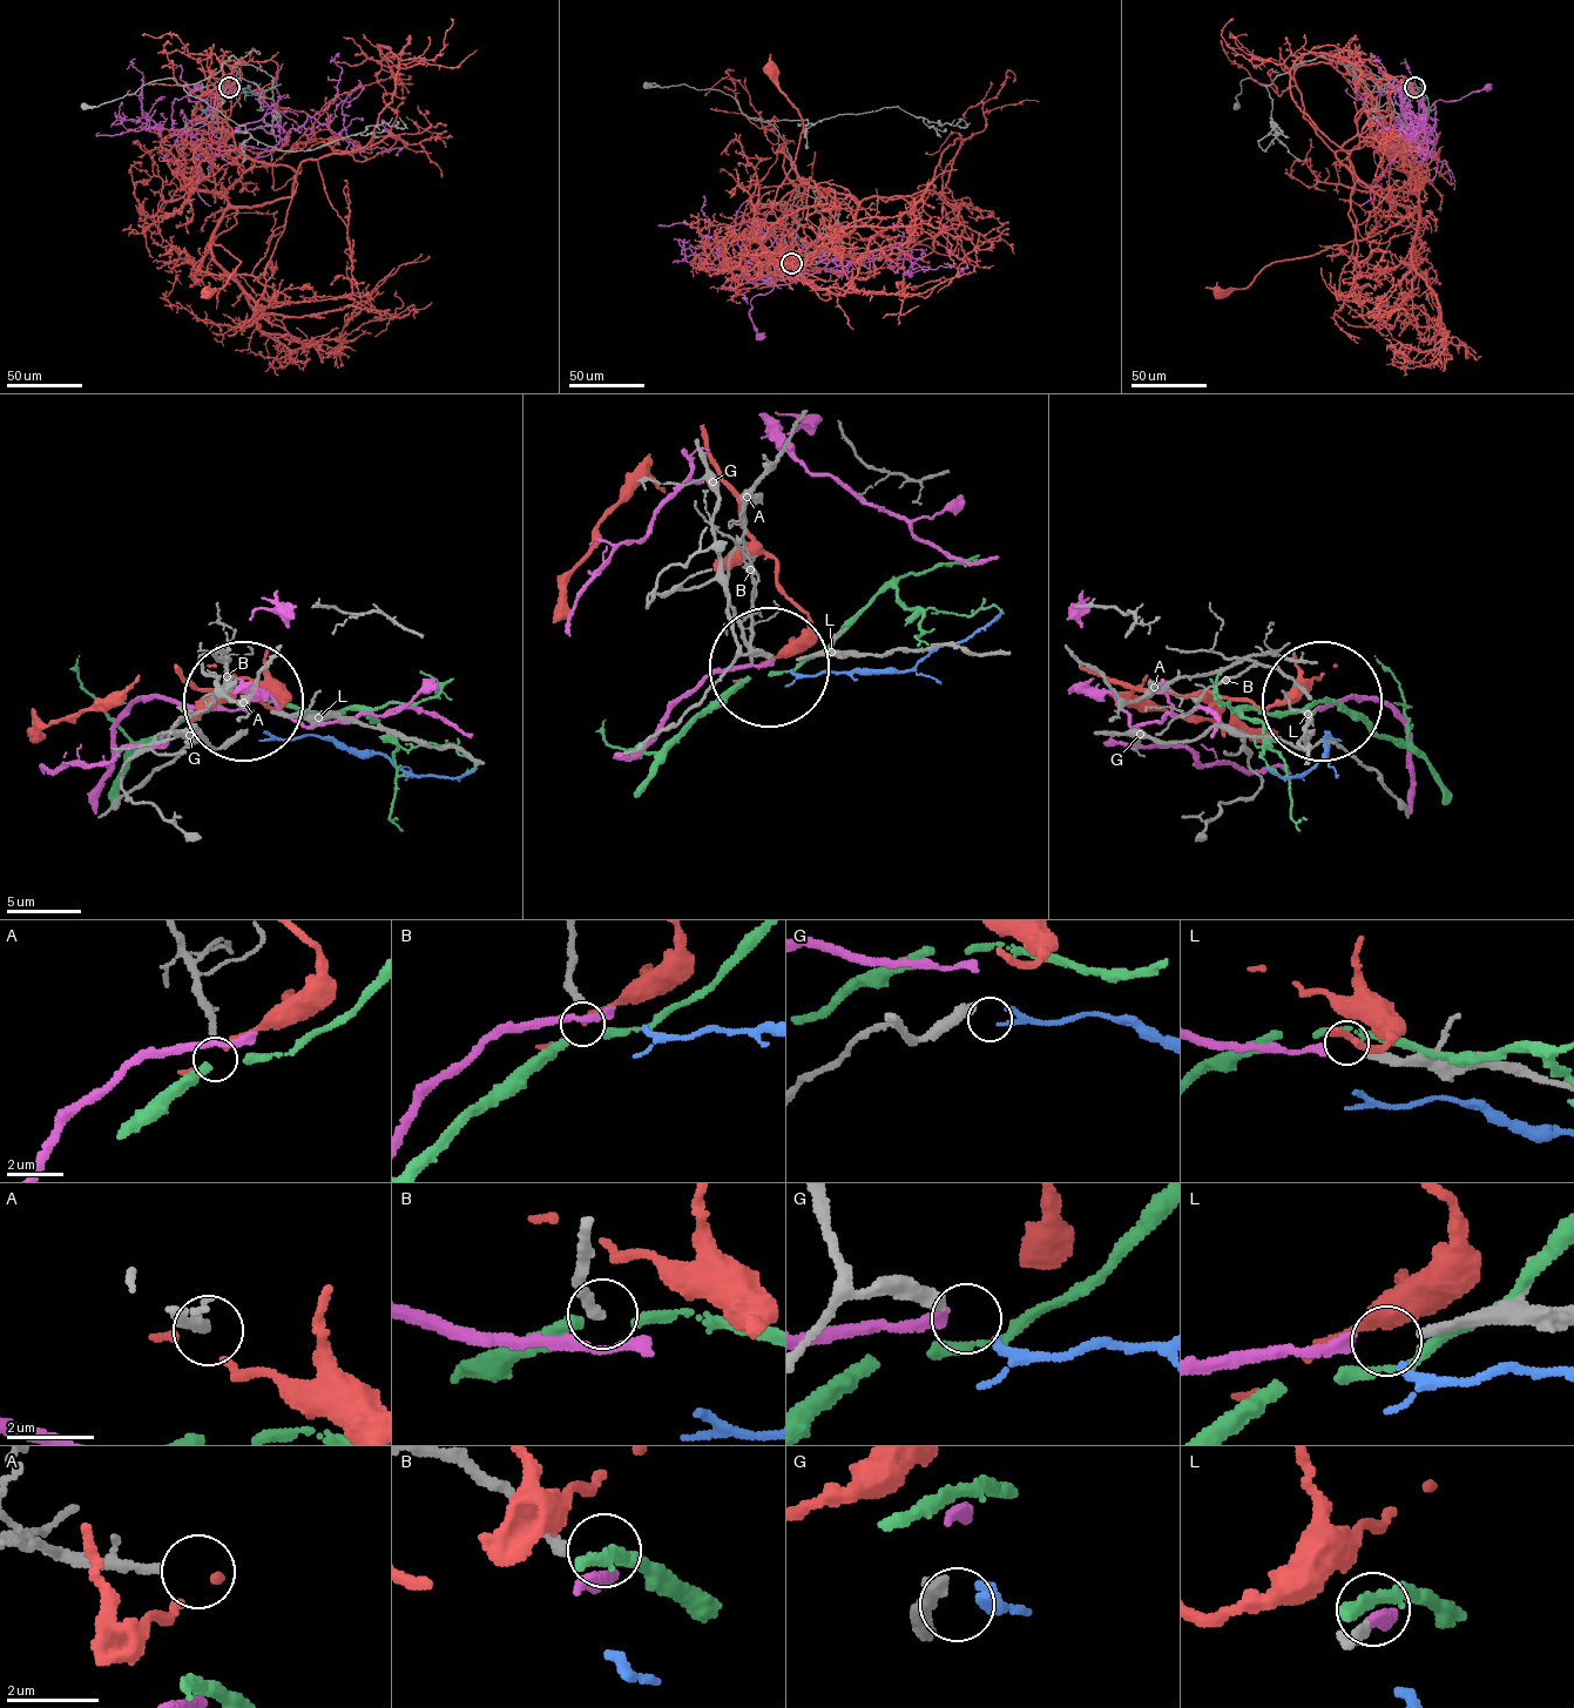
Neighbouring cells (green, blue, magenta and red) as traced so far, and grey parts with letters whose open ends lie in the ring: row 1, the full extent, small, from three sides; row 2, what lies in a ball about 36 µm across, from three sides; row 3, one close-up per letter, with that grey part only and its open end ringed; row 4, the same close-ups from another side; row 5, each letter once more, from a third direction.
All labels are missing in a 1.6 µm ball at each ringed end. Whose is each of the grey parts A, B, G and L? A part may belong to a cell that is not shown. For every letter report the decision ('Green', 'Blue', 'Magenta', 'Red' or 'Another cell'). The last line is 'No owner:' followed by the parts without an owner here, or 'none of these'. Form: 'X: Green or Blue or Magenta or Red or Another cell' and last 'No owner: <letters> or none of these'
A: Another cell
B: Green
G: Blue
L: Magenta
No owner: A

